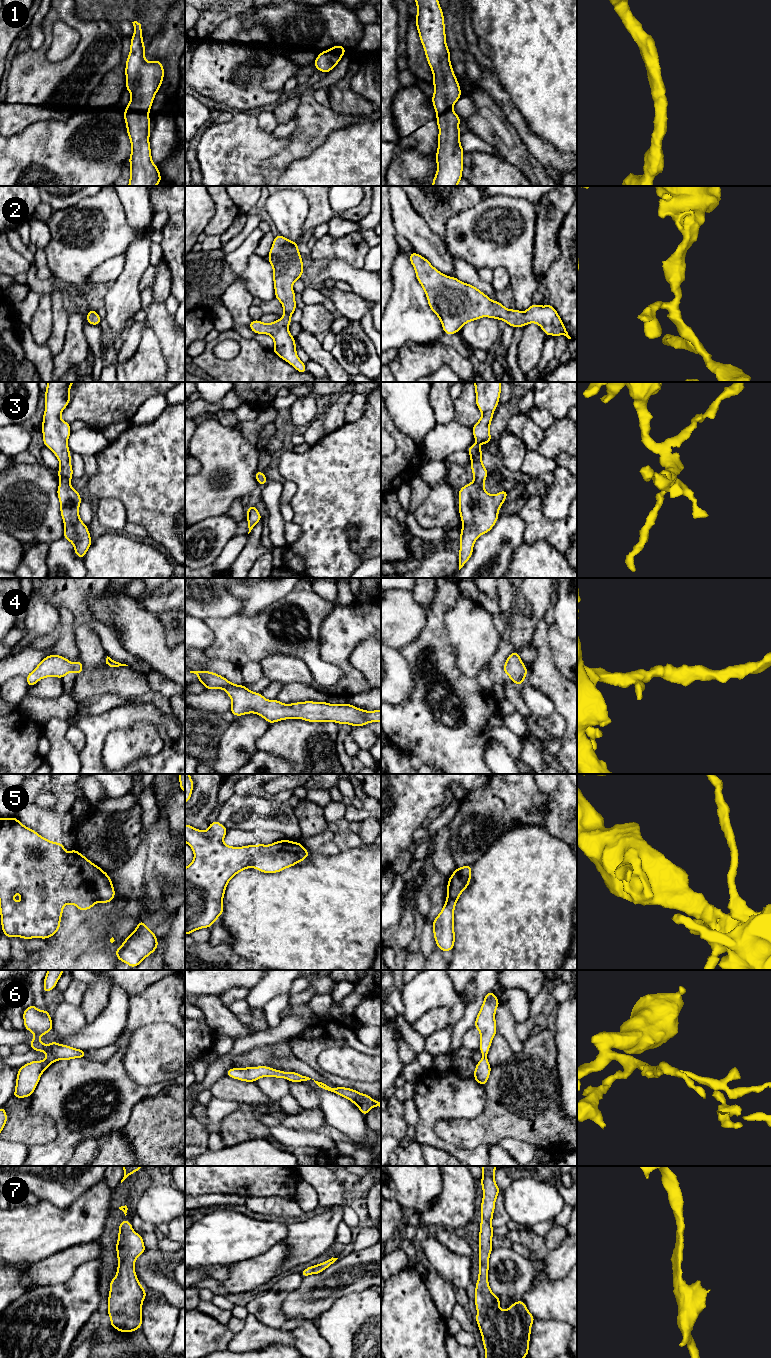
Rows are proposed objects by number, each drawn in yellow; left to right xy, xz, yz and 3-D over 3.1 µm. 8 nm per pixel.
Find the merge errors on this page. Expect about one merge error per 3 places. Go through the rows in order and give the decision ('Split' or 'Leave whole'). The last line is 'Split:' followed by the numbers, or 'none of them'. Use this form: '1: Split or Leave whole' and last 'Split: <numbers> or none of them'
1: Leave whole
2: Leave whole
3: Leave whole
4: Leave whole
5: Leave whole
6: Leave whole
7: Leave whole
Split: none of them

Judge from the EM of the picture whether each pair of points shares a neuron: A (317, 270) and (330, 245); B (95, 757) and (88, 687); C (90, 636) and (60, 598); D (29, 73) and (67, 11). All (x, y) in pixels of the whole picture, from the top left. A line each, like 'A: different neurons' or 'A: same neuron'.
A: different neurons
B: different neurons
C: same neuron
D: same neuron

